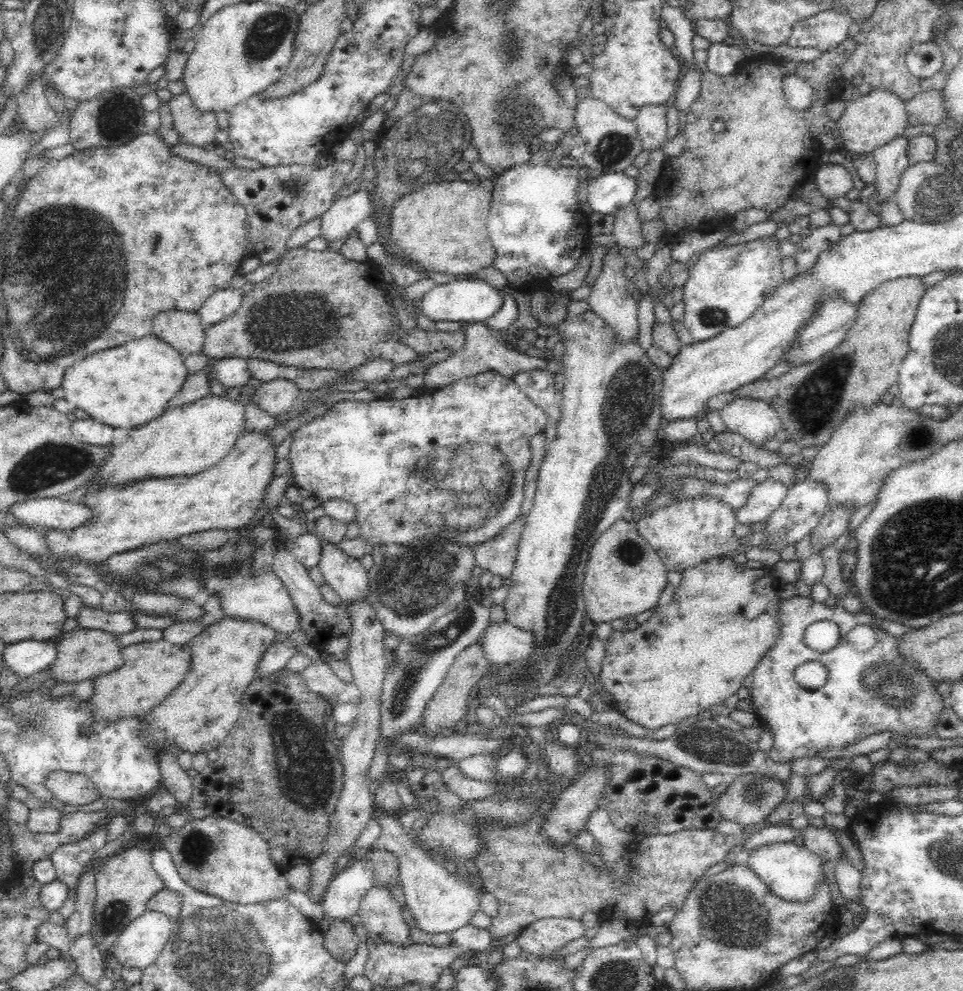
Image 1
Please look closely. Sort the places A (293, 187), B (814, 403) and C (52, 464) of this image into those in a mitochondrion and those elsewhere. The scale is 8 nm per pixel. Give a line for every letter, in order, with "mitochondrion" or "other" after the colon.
A: mitochondrion
B: mitochondrion
C: mitochondrion

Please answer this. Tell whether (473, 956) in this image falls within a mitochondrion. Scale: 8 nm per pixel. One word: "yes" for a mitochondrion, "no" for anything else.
no

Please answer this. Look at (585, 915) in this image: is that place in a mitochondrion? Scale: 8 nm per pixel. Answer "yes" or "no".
no

